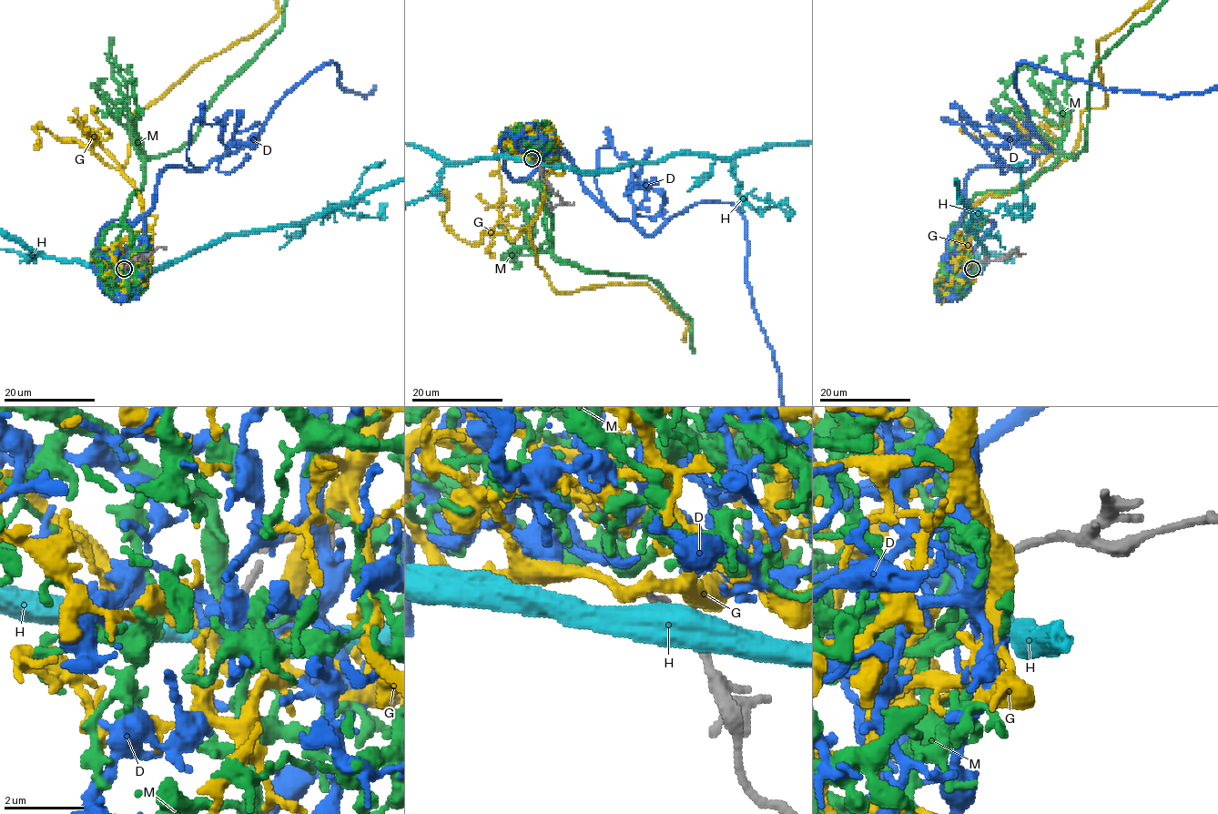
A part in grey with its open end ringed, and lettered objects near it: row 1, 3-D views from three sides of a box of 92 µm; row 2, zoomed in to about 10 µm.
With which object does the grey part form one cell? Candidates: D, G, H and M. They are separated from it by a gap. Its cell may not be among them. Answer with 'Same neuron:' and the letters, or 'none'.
Same neuron: none

